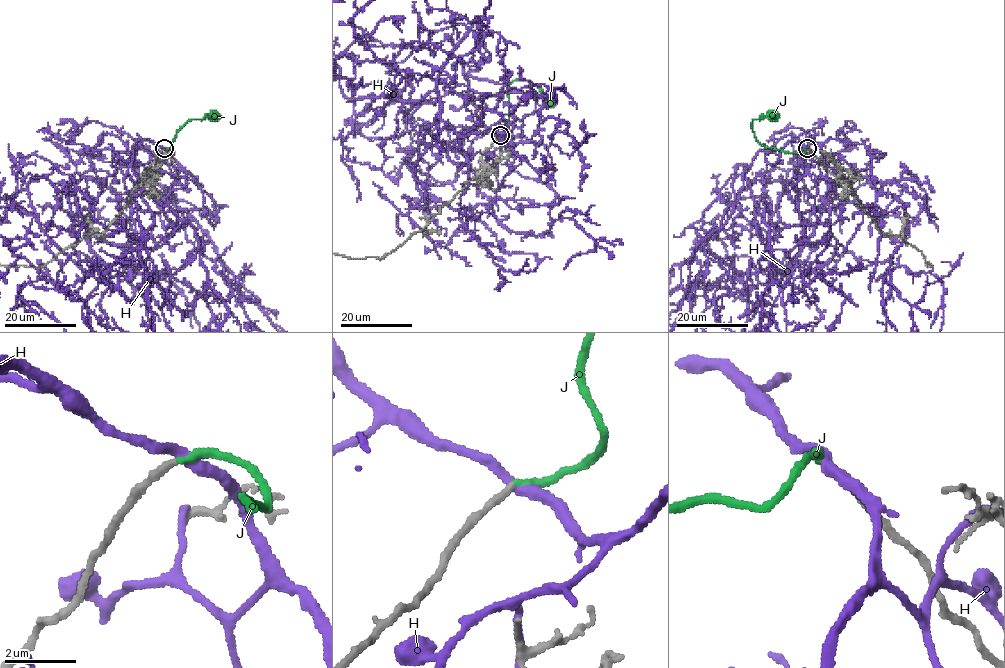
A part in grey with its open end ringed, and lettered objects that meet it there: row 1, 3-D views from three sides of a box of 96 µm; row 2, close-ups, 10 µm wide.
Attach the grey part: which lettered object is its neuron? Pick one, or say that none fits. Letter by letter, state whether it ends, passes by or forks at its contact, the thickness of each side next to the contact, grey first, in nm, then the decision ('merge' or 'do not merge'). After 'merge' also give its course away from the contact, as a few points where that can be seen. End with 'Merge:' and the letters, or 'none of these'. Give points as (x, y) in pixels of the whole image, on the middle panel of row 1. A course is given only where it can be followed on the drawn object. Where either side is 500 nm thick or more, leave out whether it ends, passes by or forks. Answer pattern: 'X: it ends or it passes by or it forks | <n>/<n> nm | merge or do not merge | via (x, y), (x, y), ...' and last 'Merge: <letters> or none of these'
H: it passes by | 220/320 nm | do not merge
J: it ends | 220/200 nm | merge
Merge: J

